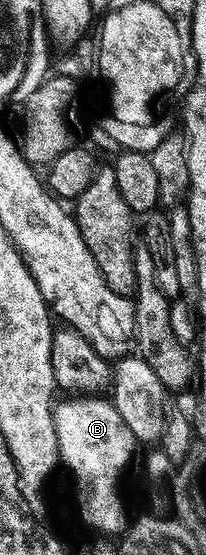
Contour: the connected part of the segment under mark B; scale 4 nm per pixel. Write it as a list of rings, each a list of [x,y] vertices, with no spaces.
[[[84,396],[66,399],[62,403],[59,401],[53,409],[59,457],[63,465],[69,467],[72,476],[80,474],[90,482],[90,486],[108,490],[112,484],[112,464],[122,464],[128,468],[133,463],[135,450],[138,450],[137,440],[109,399]]]

